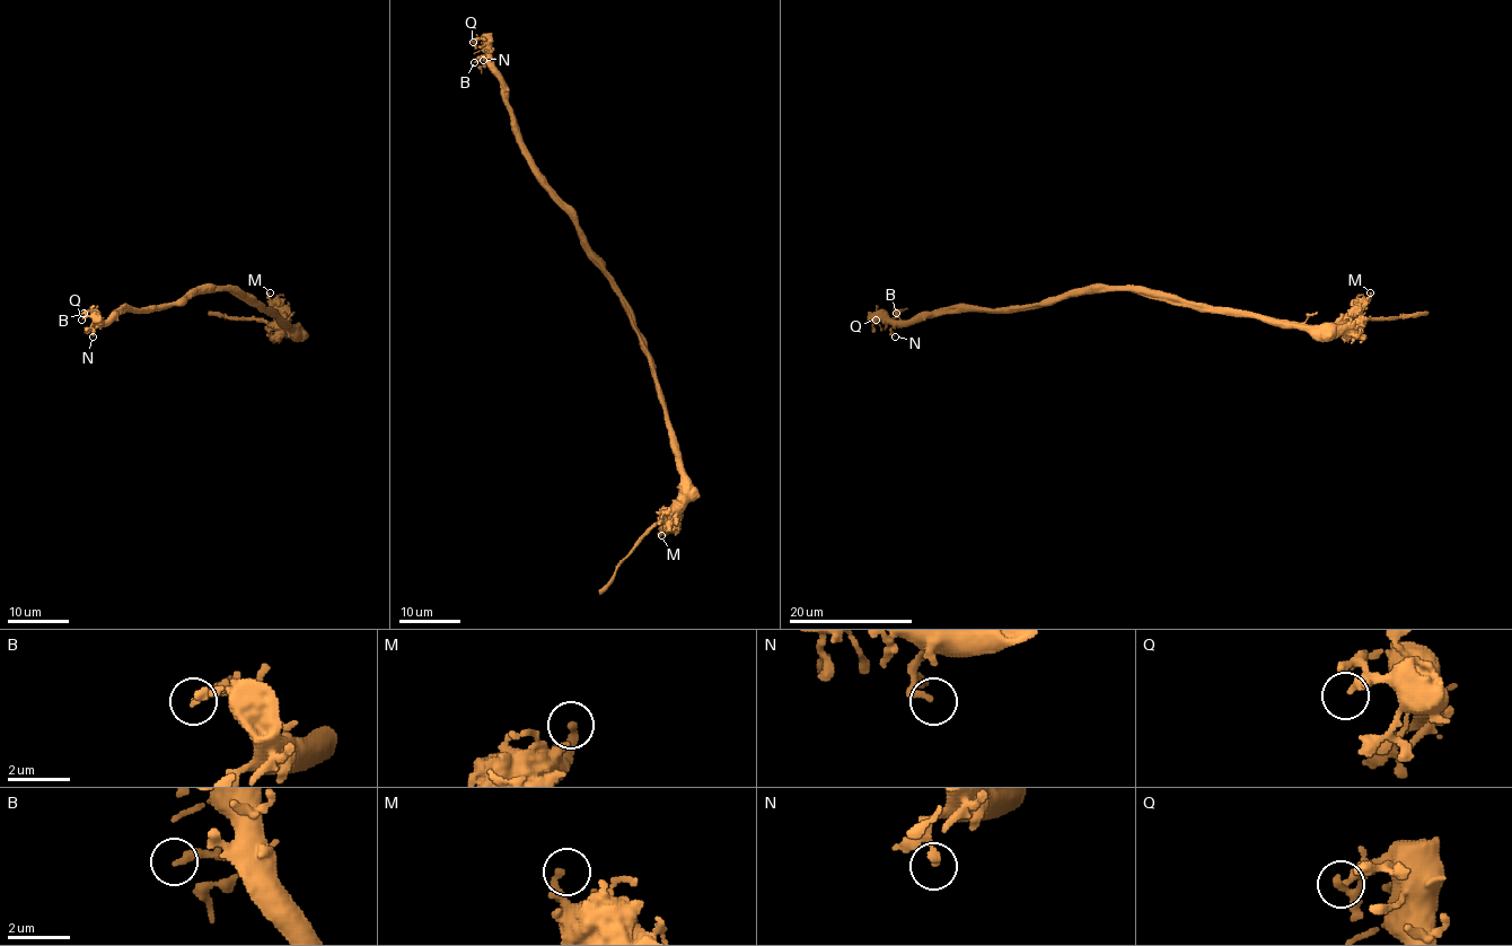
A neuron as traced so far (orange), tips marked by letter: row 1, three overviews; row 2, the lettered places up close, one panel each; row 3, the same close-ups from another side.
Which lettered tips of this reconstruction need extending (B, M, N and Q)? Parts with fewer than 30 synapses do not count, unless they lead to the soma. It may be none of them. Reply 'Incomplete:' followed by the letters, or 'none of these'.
Incomplete: none of these

